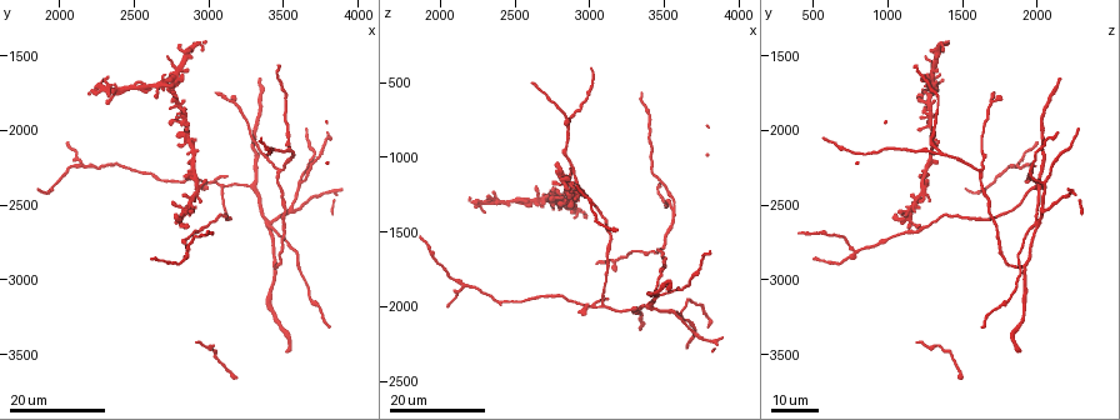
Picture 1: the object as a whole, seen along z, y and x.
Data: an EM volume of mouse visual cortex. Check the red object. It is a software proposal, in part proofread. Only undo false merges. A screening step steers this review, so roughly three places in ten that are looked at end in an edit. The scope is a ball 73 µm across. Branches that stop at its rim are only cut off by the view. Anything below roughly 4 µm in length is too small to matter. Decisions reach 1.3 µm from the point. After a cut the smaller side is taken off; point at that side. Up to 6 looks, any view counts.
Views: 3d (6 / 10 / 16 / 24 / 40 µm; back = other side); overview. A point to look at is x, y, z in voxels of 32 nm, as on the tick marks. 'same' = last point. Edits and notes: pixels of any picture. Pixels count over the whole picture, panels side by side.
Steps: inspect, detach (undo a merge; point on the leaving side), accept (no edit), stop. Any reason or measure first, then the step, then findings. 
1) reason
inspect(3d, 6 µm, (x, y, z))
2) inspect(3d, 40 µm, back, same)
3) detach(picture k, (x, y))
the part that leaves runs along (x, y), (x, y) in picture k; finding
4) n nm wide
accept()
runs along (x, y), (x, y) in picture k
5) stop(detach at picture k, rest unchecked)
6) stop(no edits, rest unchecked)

arms part here
inspect(3d, 16 µm, (3620, 2360, 2040))

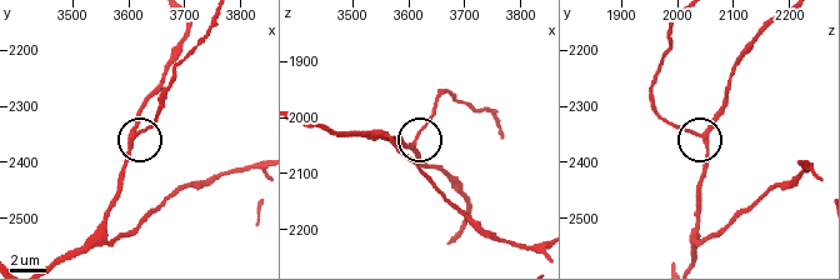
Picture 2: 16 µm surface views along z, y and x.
zoom in
inspect(3d, 10 µm, (3610, 2355, 2050))

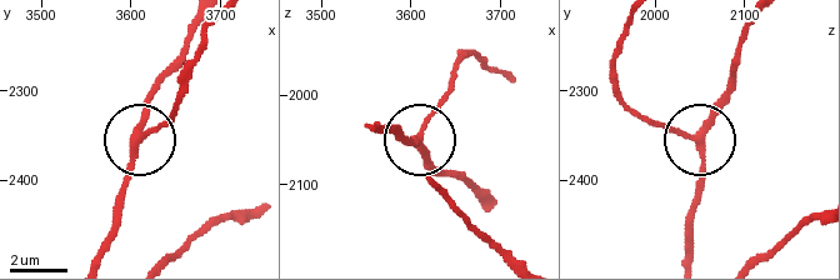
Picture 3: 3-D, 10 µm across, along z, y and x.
3 arms
accept()
runs along (684, 255), (705, 176), (698, 133), (731, 93) in picture 3; all the same cell

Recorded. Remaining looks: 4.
three arms meet
inspect(3d, 16 µm, (2160, 2260, 1860))

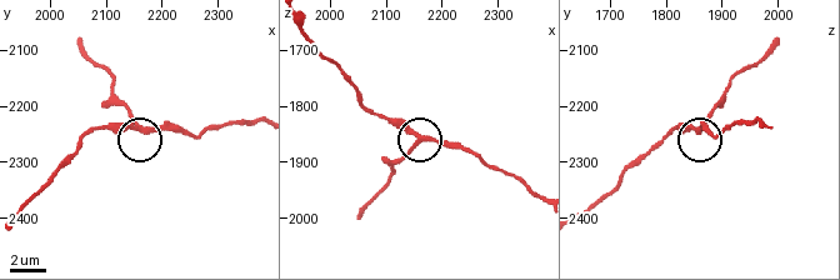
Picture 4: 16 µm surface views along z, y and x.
inspect(3d, 6 µm, (2155, 2240, 1850))

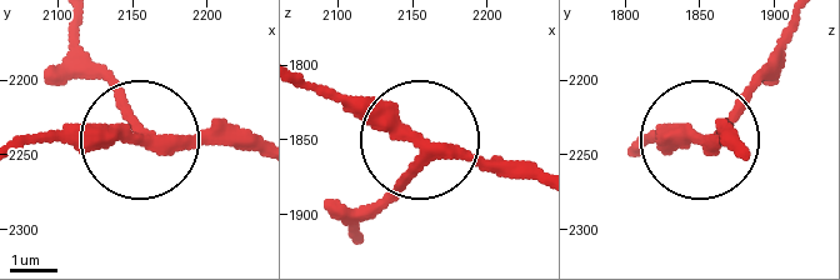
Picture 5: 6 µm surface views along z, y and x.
3 arms
accept()
runs along (258, 154), (141, 141), (114, 85), (70, 41) in picture 5; one cell here

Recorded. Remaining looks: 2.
side arm on a straight run
inspect(3d, 24 µm, (3560, 2160, 1360))

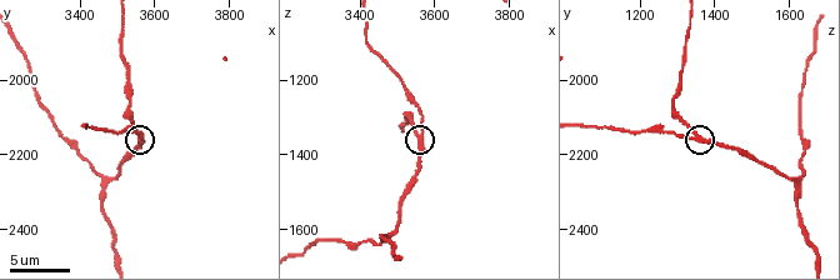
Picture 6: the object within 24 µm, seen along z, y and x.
inspect(3d, 10 µm, (3560, 2150, 1340))

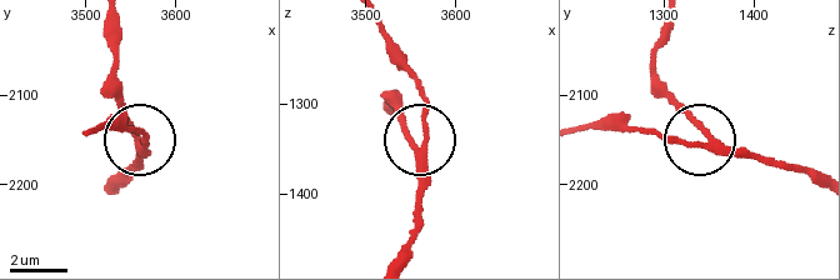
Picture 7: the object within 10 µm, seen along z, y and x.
3 arms
accept()
continuous, no second cell

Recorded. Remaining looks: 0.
stop(no edits, rest unchecked)

